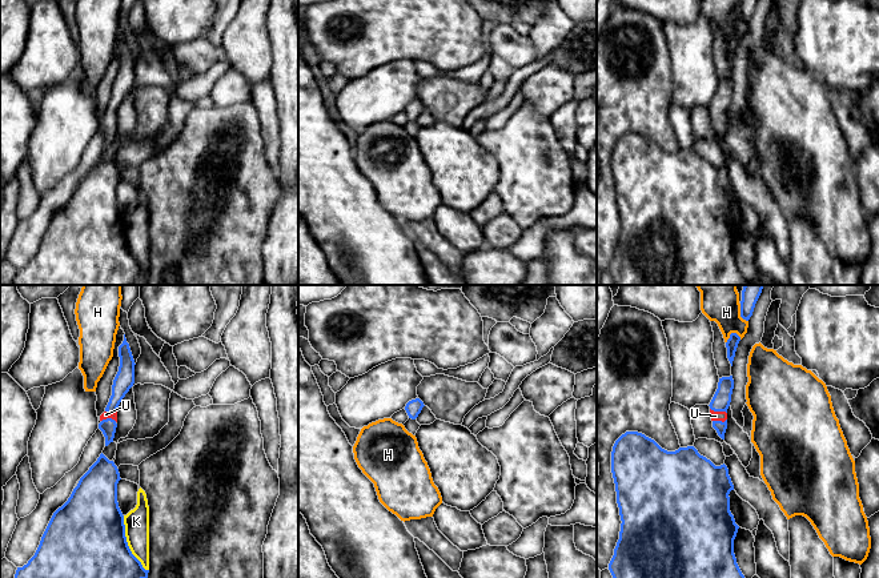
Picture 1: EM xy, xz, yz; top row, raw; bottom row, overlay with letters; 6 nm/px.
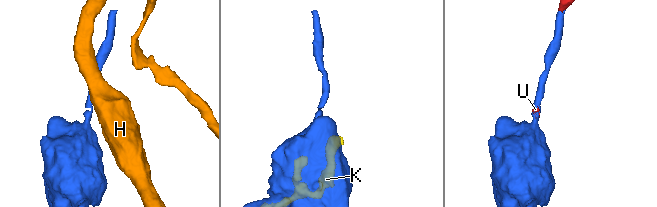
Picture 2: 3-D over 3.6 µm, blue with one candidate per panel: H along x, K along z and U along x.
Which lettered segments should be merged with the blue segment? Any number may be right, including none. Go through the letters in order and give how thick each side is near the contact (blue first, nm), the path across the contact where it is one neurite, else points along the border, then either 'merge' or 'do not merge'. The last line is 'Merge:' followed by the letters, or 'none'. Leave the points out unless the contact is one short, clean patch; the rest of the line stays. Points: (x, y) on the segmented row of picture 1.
H: calibres 110 and 240 nm; do not merge
K: calibres 460 and 150 nm; do not merge
U: calibres 110 and 60 nm; merge
Merge: U

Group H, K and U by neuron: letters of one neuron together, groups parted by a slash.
H / K / U

